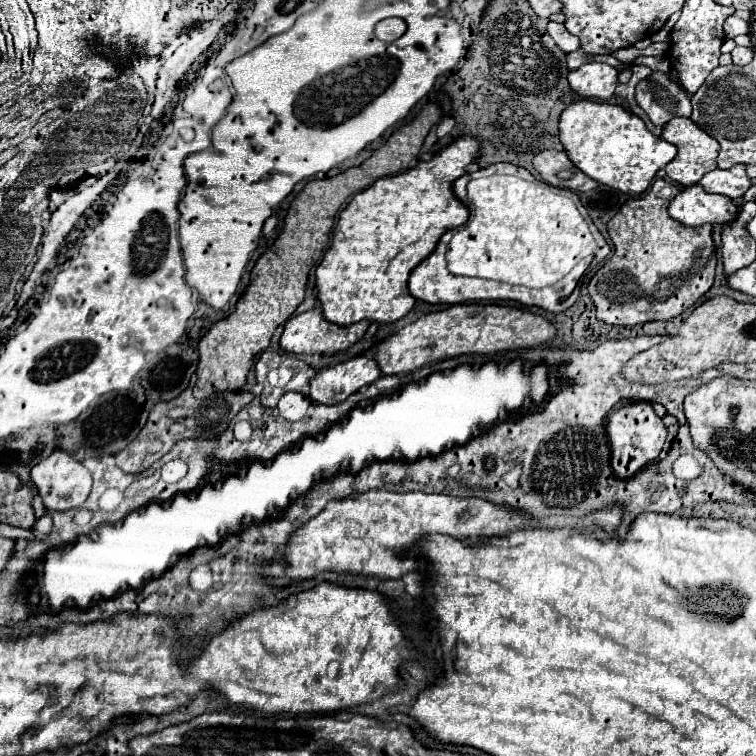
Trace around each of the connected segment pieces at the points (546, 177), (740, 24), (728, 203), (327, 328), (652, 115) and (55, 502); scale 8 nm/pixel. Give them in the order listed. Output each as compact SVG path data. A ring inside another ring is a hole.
M543 150L535 154L533 166L541 174L543 182L555 188L565 188L571 192L591 192L595 190L595 186L599 186L593 178L575 168L575 164L569 160L565 152Z
M729 16L729 20L725 22L725 36L727 38L735 38L739 34L749 34L749 22Z
M695 184L675 196L675 200L669 204L669 214L677 222L683 222L691 228L703 224L727 226L739 216L739 206L727 196L709 194Z
M315 308L315 310L309 310L309 312L293 316L285 324L285 330L283 330L281 338L279 338L279 346L287 354L321 354L321 356L325 356L325 354L337 354L337 352L347 350L349 346L353 346L357 340L361 340L361 336L365 334L367 326L369 326L367 320L363 320L359 324L353 324L353 326L331 324L331 322L327 322L321 316L321 310Z
M653 72L641 80L635 98L655 126L665 126L675 116L691 116L689 94L673 80L671 72Z
M57 450L49 458L35 464L31 468L31 480L37 486L45 508L47 510L59 510L59 512L81 508L83 502L87 500L89 492L91 492L91 482L93 482L89 470L81 462L77 462L71 454L67 454L63 450Z

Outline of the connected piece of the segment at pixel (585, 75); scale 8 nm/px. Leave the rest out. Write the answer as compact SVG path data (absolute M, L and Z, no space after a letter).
M589 62L569 72L569 84L583 98L607 100L615 92L615 86L619 82L617 76L619 72L613 66L601 62Z

